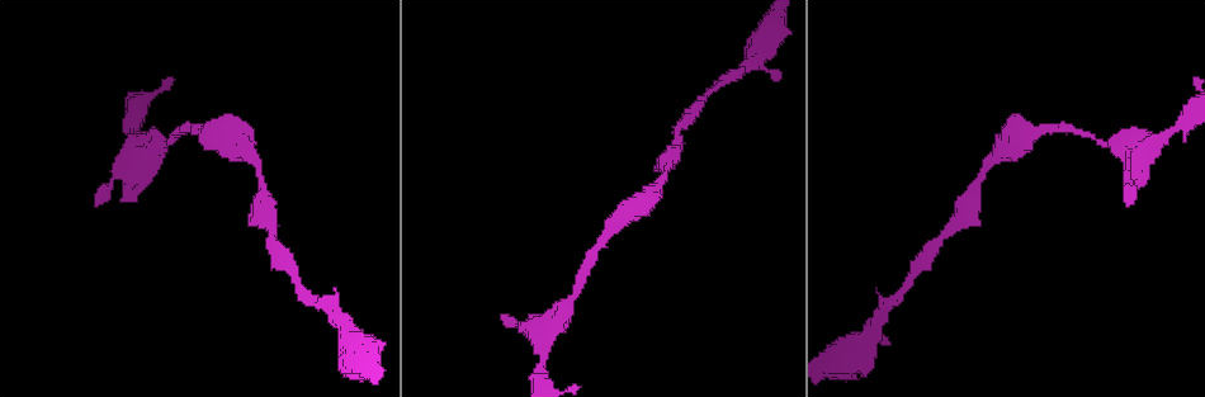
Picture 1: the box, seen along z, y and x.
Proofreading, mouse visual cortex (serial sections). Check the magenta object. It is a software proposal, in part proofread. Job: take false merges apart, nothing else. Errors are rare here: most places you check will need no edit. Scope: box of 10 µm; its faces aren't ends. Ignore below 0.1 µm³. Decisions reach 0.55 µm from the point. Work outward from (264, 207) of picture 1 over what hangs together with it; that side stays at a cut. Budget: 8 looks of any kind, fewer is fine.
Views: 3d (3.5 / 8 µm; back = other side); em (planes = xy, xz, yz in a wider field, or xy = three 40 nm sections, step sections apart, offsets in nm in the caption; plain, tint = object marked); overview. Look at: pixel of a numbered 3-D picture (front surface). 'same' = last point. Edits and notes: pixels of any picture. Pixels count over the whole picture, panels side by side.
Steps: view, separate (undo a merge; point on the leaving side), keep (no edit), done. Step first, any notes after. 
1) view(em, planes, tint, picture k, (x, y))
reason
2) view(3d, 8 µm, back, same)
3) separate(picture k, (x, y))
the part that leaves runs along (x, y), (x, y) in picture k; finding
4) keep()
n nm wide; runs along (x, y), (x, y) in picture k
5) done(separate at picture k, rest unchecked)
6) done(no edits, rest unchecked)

view(3d, 3.5 µm, picture 1, (750, 68))
sudden change in width

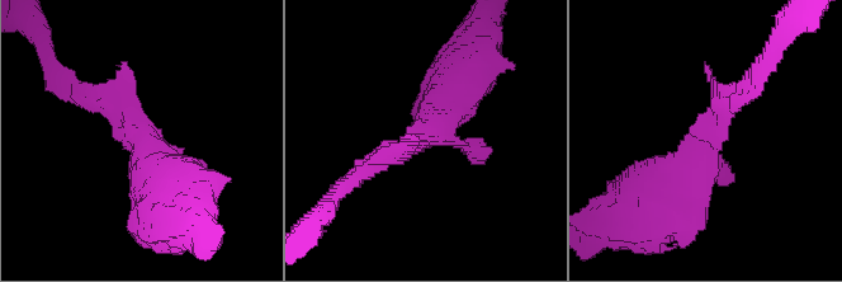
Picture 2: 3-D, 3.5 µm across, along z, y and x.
view(em, xy, step 1, tint, picture 2, (428, 136))
now the EM

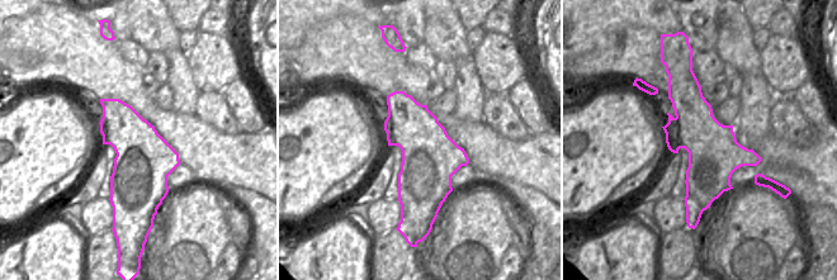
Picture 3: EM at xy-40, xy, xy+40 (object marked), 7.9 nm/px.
keep()
runs along (689, 75), (699, 133), (695, 205) in picture 3; all the same cell

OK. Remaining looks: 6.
view(3d, 3.5 µm, picture 1, (1001, 157))
calibre changes

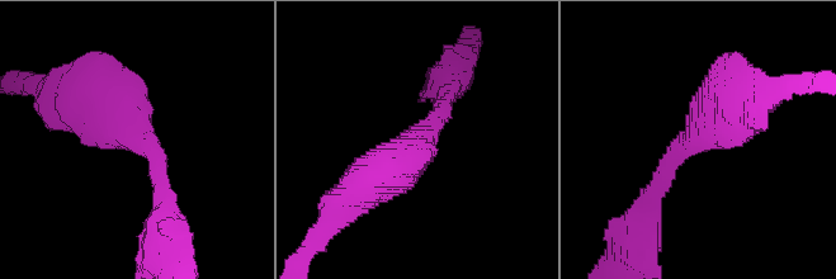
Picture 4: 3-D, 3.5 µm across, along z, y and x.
view(em, planes, tint, picture 4, (131, 137))
arms of 200, 600 nm

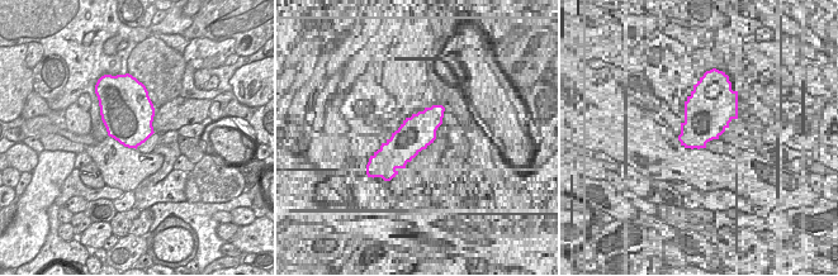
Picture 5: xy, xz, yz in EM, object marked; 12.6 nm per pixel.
keep()
650 nm wide; runs along (651, 197), (686, 142), (742, 95) in picture 4; continuous, no second cell

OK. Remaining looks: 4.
view(3d, 3.5 µm, picture 1, (156, 149))
branch point

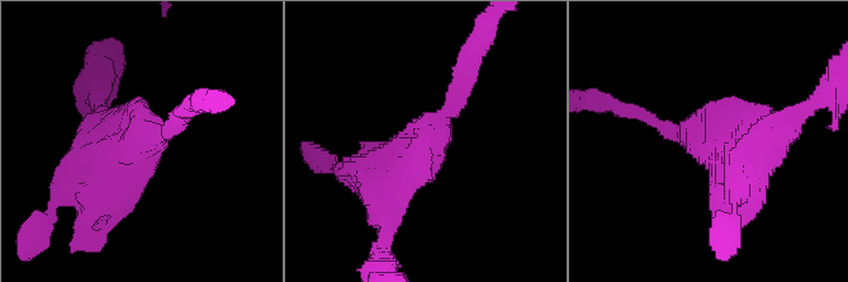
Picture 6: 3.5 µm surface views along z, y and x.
view(em, xy, step 3, tint, picture 6, (419, 152))

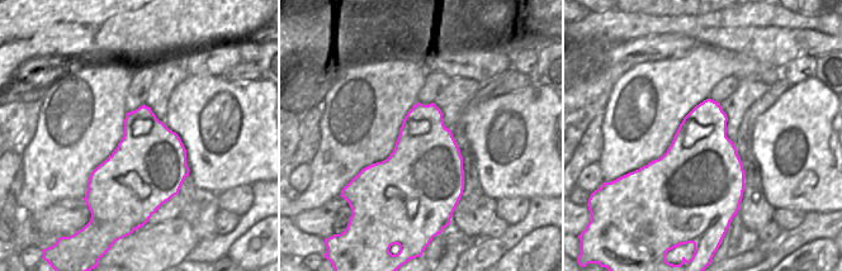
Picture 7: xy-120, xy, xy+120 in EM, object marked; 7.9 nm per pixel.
keep()
600 nm wide; runs along (455, 103), (380, 184), (388, 228) in picture 6; all the same cell

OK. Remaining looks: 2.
done(no edits, rest unchecked)

